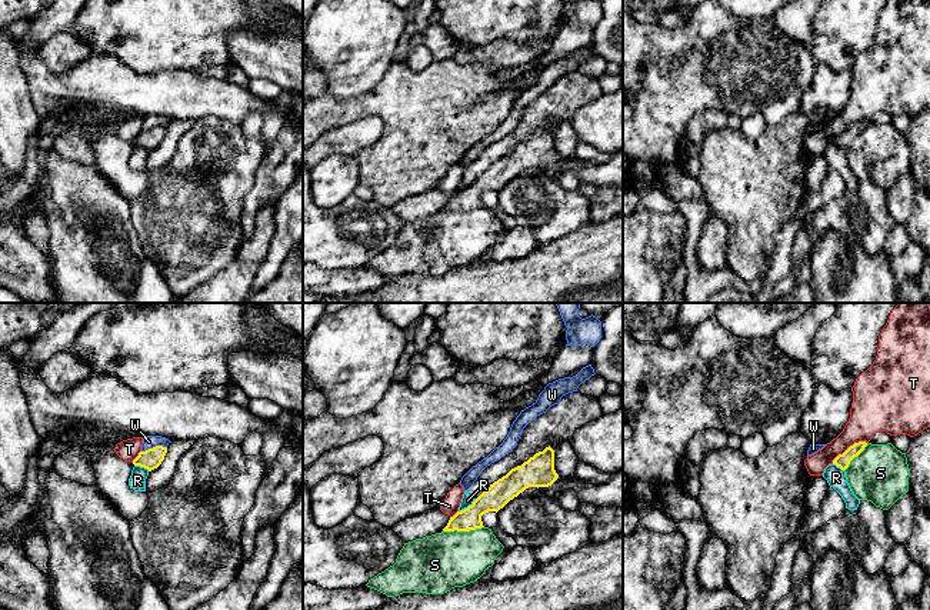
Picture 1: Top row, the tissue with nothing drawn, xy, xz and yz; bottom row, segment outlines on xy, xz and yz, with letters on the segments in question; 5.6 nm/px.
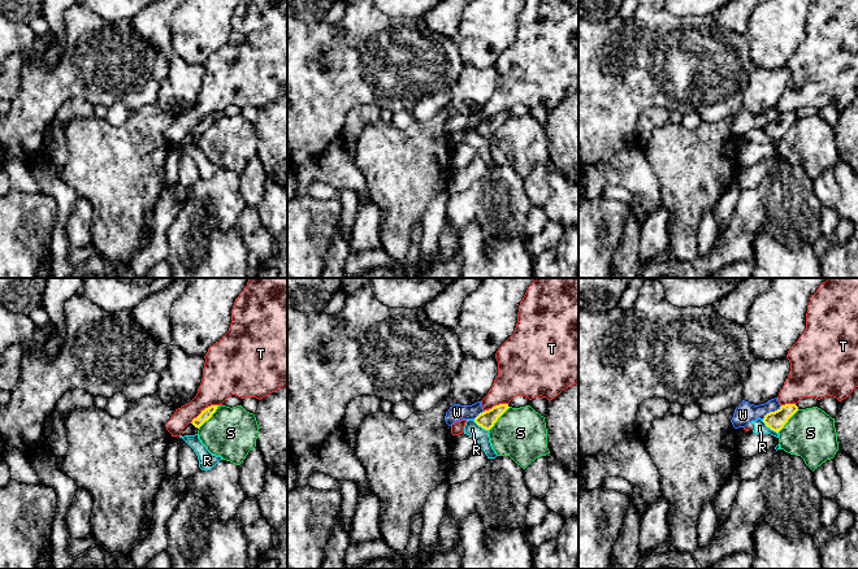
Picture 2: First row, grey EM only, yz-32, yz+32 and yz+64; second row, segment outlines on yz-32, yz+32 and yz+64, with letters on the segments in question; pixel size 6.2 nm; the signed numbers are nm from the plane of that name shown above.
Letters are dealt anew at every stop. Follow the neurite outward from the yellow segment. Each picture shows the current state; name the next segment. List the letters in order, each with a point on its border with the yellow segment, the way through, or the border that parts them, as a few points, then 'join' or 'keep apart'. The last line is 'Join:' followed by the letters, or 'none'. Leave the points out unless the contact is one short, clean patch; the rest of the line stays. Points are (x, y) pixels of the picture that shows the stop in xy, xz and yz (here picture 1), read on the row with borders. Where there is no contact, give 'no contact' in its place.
R: meets yellow in xz at (469, 506); border along xz (476, 499), (459, 512); keep apart
S: meets yellow in xz at (463, 530); border along xz (483, 526), (474, 530), (443, 532); keep apart
T: meets yellow in yz at (849, 447); border along yz (866, 442), (854, 442), (832, 463); keep apart
W: meets yellow in xy at (153, 447); border along xy (166, 446), (153, 446), (142, 452); keep apart
Join: none

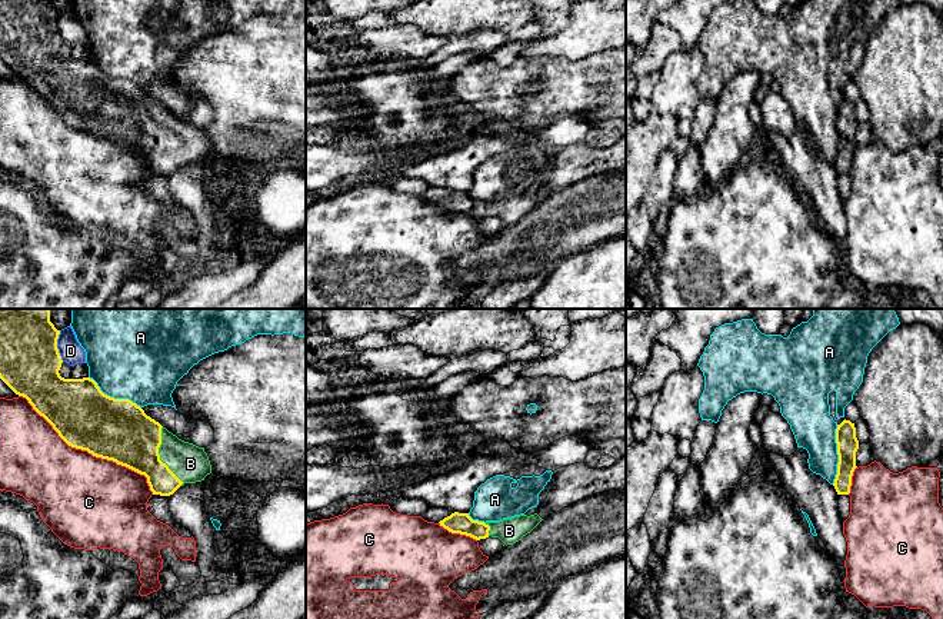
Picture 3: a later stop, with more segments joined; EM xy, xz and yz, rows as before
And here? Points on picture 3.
A: meets yellow in yz at (837, 453); keep apart
B: meets yellow in xy at (159, 455); runs through xy (122, 432), (159, 455), (167, 462), (190, 463); join
C: meets yellow in xy at (89, 452); keep apart
D: meets yellow in xy at (56, 346); keep apart
Join: B

